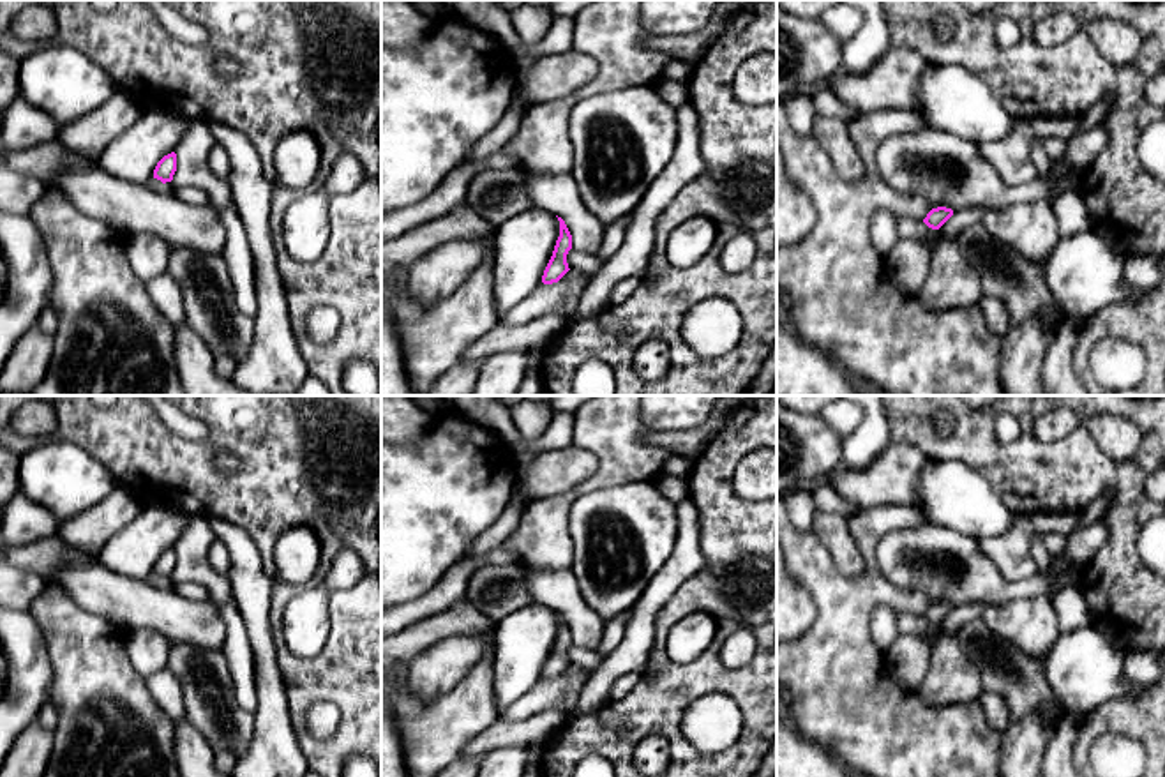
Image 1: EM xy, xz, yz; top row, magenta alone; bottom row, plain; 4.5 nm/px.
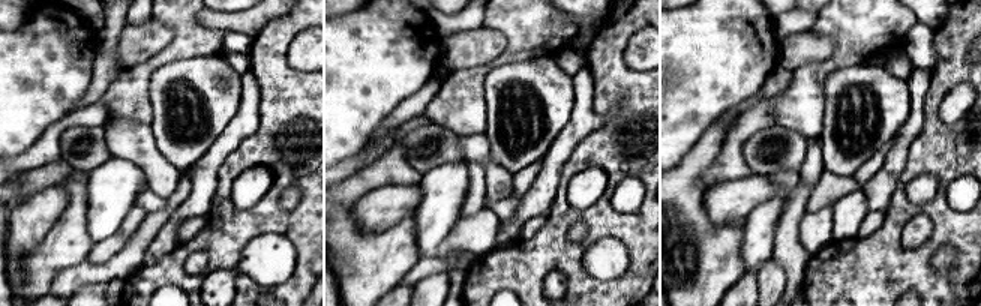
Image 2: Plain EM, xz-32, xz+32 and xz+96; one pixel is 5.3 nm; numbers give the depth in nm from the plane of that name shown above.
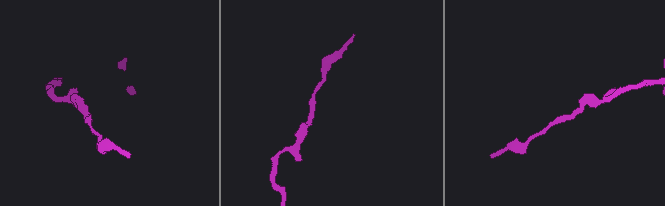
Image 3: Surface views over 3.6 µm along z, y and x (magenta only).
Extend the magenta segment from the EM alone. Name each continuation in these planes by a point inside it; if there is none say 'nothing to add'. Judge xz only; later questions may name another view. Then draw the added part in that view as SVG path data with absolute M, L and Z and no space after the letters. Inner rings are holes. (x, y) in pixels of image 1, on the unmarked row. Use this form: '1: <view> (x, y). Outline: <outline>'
nothing to add

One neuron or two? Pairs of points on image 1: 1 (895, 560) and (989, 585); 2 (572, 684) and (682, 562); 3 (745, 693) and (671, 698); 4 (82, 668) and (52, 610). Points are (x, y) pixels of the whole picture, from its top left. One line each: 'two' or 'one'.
1: one
2: two
3: one
4: one

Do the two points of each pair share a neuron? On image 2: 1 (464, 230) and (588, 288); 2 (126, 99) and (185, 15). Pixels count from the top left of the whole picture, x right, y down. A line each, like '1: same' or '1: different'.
1: different
2: same

